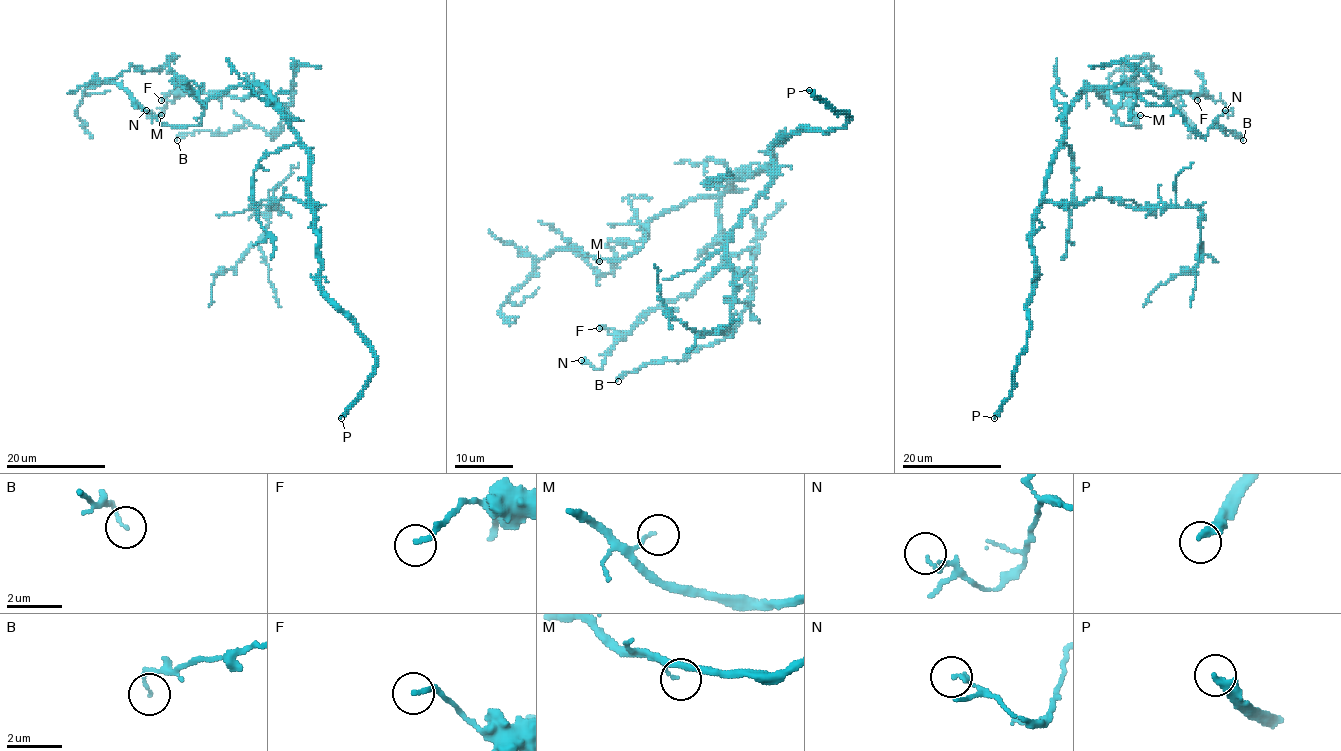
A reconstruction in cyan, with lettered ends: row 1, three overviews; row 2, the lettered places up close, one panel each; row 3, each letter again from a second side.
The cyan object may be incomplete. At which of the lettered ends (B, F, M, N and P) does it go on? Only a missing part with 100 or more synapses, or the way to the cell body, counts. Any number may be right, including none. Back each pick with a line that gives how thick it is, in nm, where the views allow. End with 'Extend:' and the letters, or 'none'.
P: 300 nm
Extend: P

